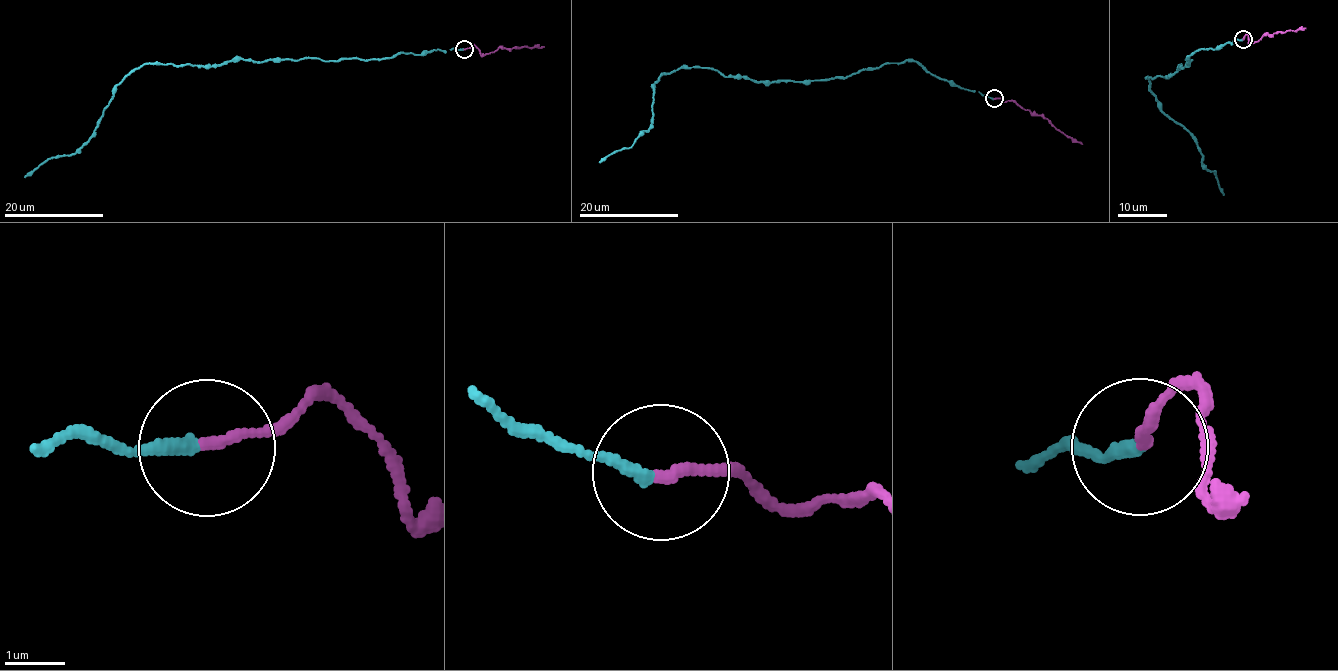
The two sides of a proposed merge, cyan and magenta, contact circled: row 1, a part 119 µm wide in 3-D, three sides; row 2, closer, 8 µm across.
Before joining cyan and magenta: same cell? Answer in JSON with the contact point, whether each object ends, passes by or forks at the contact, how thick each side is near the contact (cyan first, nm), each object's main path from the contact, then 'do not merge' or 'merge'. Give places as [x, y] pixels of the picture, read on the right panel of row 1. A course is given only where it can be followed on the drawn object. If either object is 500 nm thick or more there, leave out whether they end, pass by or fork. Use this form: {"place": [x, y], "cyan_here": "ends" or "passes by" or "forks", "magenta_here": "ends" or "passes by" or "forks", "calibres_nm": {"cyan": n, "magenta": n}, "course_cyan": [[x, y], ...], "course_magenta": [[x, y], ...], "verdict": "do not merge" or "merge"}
{"place": [1243, 39], "cyan_here": "ends", "magenta_here": "ends", "calibres_nm": {"cyan": 190, "magenta": 180}, "course_cyan": [[1243, 39], [1199, 49], [1171, 75], [1146, 78], [1165, 115], [1192, 136], [1206, 169], [1215, 172], [1223, 195]], "course_magenta": [[1243, 39], [1247, 35], [1250, 43], [1265, 35], [1305, 28]], "verdict": "merge"}

